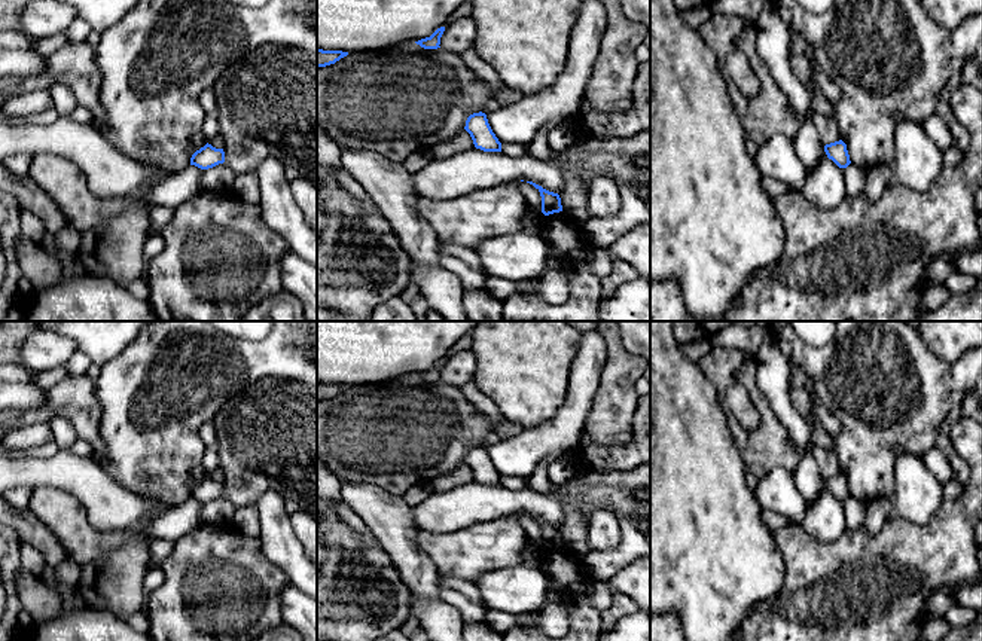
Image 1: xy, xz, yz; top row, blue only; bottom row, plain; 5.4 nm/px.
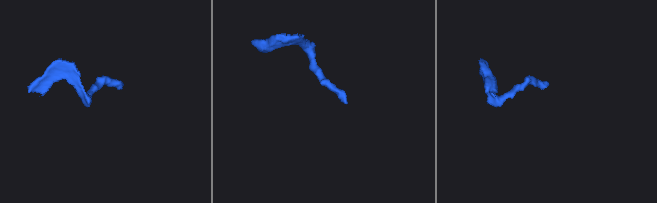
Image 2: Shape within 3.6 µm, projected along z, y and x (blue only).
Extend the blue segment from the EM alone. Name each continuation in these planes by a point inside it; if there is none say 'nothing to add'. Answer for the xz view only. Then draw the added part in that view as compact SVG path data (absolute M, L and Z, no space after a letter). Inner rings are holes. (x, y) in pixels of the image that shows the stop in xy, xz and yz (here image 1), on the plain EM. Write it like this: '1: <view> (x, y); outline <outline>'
nothing to add

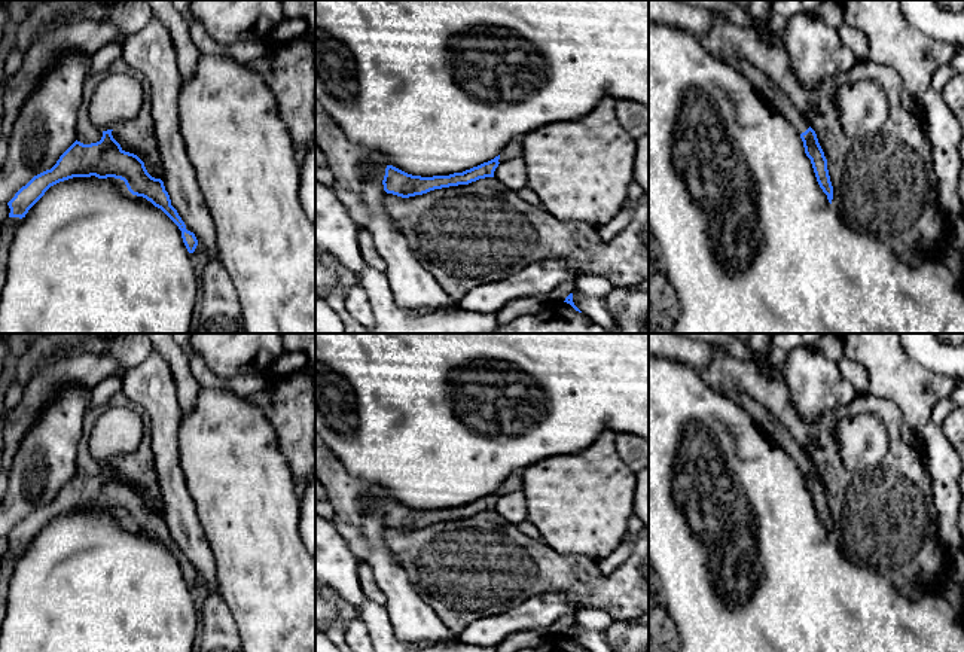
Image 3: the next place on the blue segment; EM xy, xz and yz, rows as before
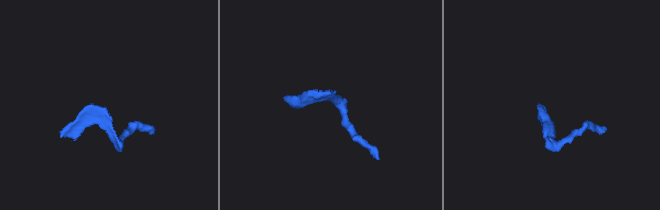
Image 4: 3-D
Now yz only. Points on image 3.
1: yz (768, 423); outline M726 386L724 394L742 406L753 418L754 424L769 438L771 442L780 445L794 460L799 469L809 461L800 442L756 399L732 386Z

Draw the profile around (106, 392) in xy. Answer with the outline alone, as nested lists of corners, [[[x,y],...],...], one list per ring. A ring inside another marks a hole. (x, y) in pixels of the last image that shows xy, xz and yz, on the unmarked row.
[[[122,375],[107,377],[91,390],[89,409],[116,402],[122,391]]]

